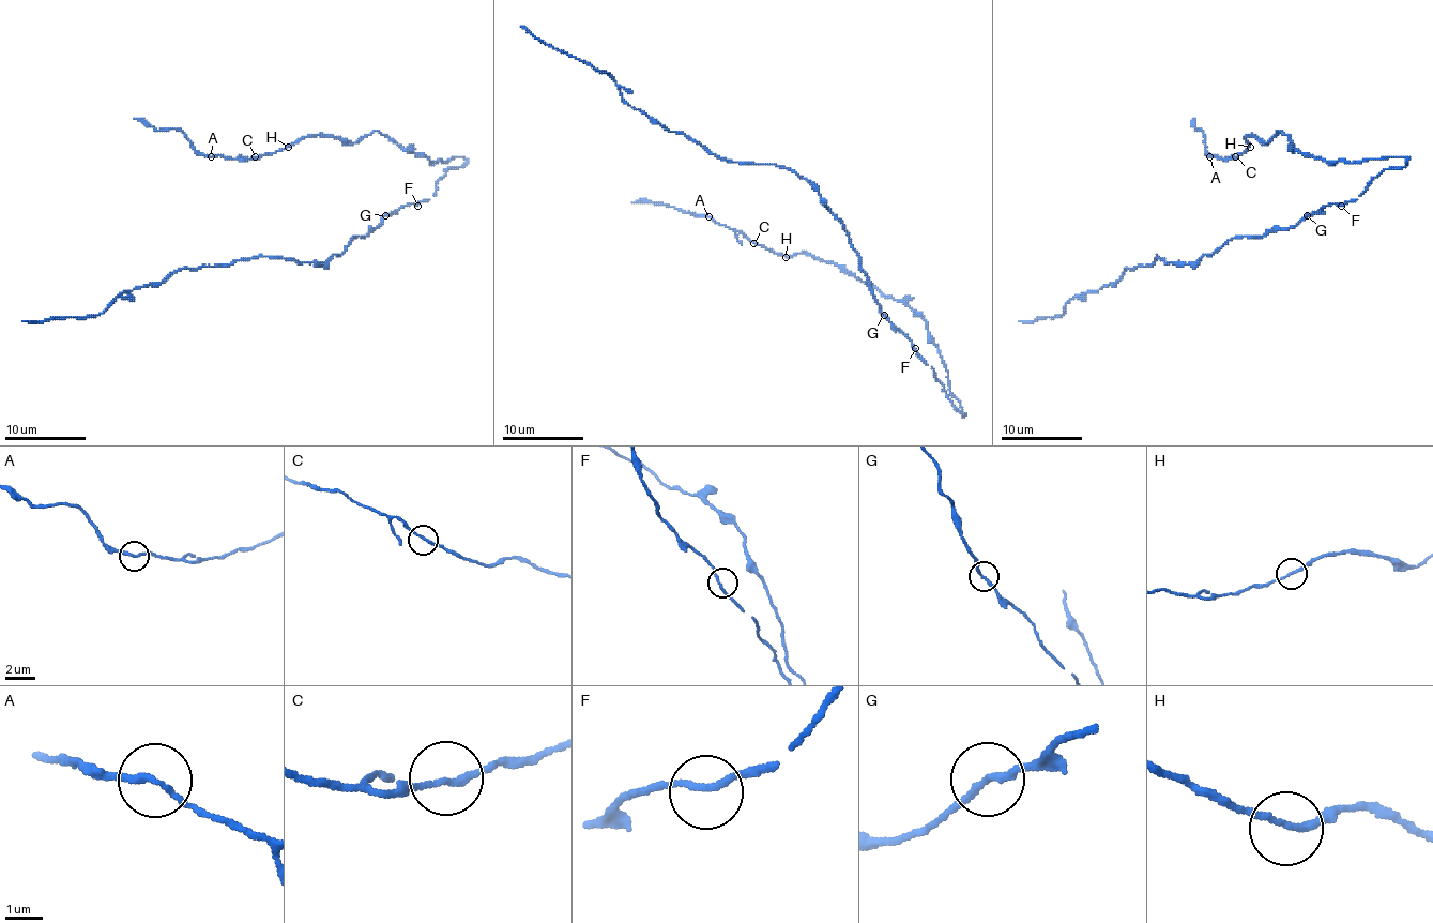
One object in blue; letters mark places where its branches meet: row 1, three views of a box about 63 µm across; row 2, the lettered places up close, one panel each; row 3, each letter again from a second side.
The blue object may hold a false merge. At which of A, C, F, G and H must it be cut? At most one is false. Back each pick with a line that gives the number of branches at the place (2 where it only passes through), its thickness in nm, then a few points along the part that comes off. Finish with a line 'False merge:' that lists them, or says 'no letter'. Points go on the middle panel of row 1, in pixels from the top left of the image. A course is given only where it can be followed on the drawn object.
False merge: no letter

